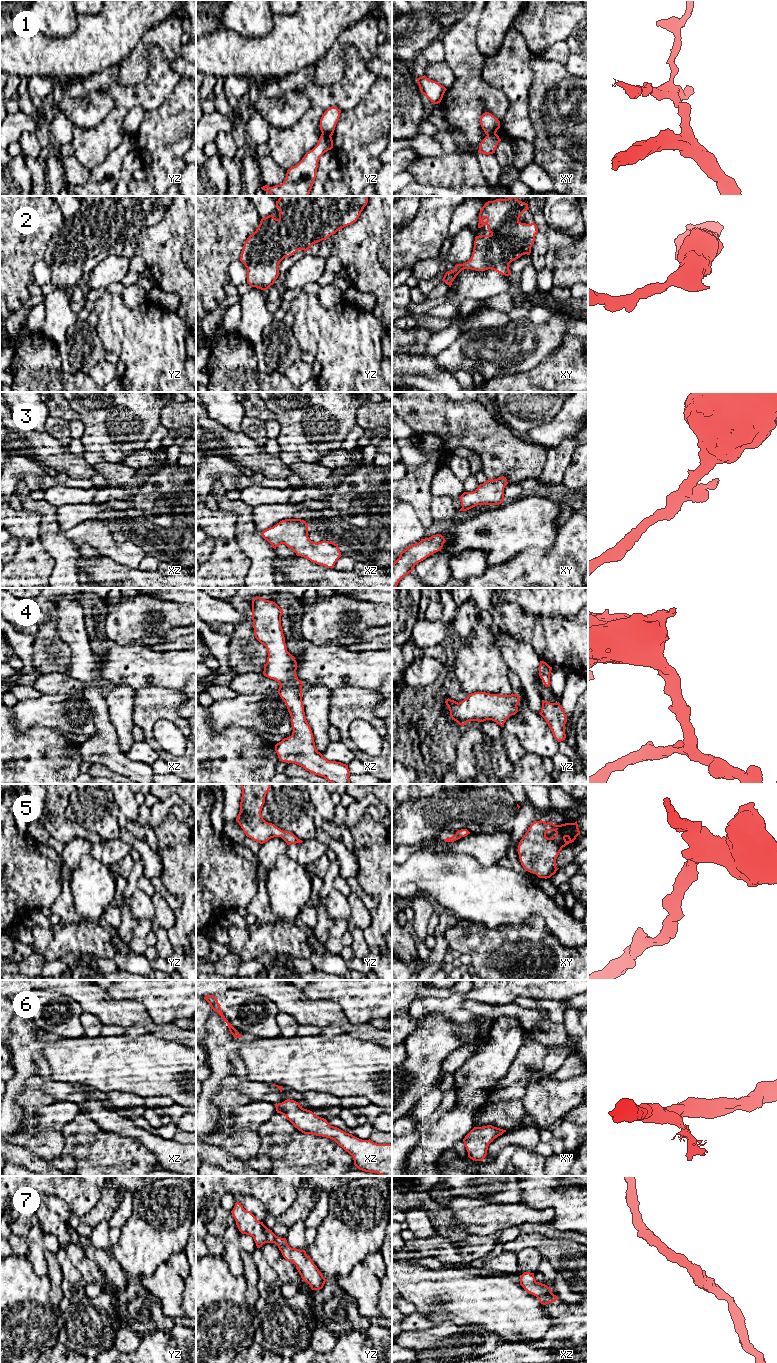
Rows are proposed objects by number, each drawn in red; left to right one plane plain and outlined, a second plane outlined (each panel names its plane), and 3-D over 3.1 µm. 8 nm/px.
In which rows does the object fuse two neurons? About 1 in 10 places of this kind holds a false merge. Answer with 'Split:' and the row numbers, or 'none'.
Split: 1

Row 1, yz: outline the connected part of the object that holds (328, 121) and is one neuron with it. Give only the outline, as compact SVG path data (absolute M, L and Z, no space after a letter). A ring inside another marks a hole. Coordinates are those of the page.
M337 107L328 108L320 119L320 130L323 134L332 136L339 120L341 110Z

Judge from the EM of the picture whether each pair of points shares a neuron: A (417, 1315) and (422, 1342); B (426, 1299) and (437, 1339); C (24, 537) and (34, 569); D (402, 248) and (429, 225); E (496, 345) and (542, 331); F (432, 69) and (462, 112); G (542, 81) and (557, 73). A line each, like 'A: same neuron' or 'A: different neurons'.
A: different neurons
B: different neurons
C: same neuron
D: same neuron
E: same neuron
F: different neurons
G: same neuron

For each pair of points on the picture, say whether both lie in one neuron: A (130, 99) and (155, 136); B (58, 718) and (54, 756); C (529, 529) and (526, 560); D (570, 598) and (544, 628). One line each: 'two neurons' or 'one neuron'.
A: two neurons
B: two neurons
C: two neurons
D: two neurons

